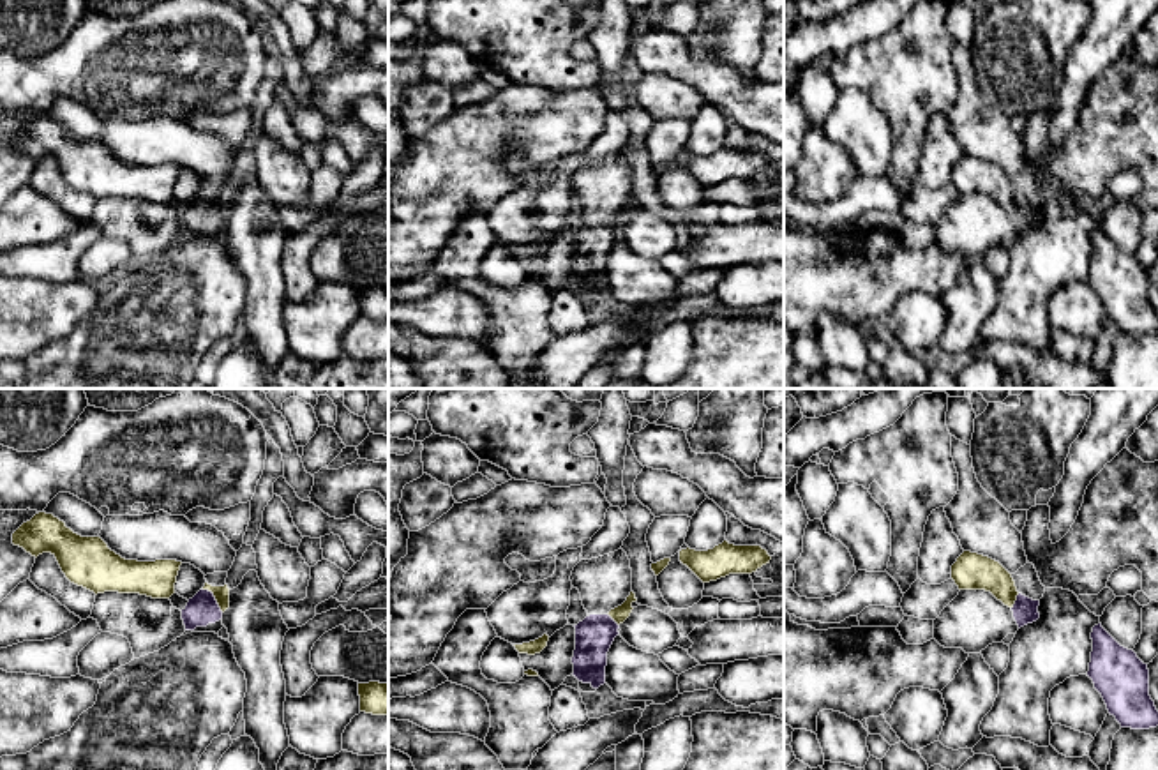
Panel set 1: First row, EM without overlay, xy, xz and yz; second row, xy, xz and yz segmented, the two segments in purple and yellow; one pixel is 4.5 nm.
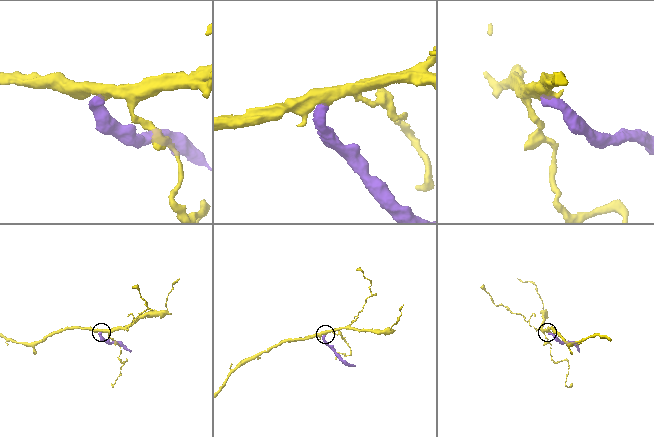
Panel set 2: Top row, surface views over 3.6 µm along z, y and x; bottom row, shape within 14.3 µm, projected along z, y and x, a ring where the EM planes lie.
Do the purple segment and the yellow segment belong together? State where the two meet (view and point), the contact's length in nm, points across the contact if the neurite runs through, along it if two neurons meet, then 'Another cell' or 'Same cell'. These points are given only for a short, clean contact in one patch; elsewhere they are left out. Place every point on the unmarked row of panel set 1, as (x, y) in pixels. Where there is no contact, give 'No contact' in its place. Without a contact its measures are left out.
Touches purple at xy (214, 203). Shared border 140 nm. Boundary: xy (203, 193), (212, 198), (223, 216). Another cell

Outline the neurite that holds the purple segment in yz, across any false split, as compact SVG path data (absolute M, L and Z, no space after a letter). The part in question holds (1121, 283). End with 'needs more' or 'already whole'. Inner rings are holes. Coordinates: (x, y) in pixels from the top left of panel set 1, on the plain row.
M1102 228L1091 237L1093 256L1087 281L1121 332L1158 330L1158 314L1149 300L1149 274L1133 254L1121 251Z; already whole

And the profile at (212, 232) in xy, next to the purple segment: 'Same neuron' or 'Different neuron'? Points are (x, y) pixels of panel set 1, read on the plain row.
Same neuron

